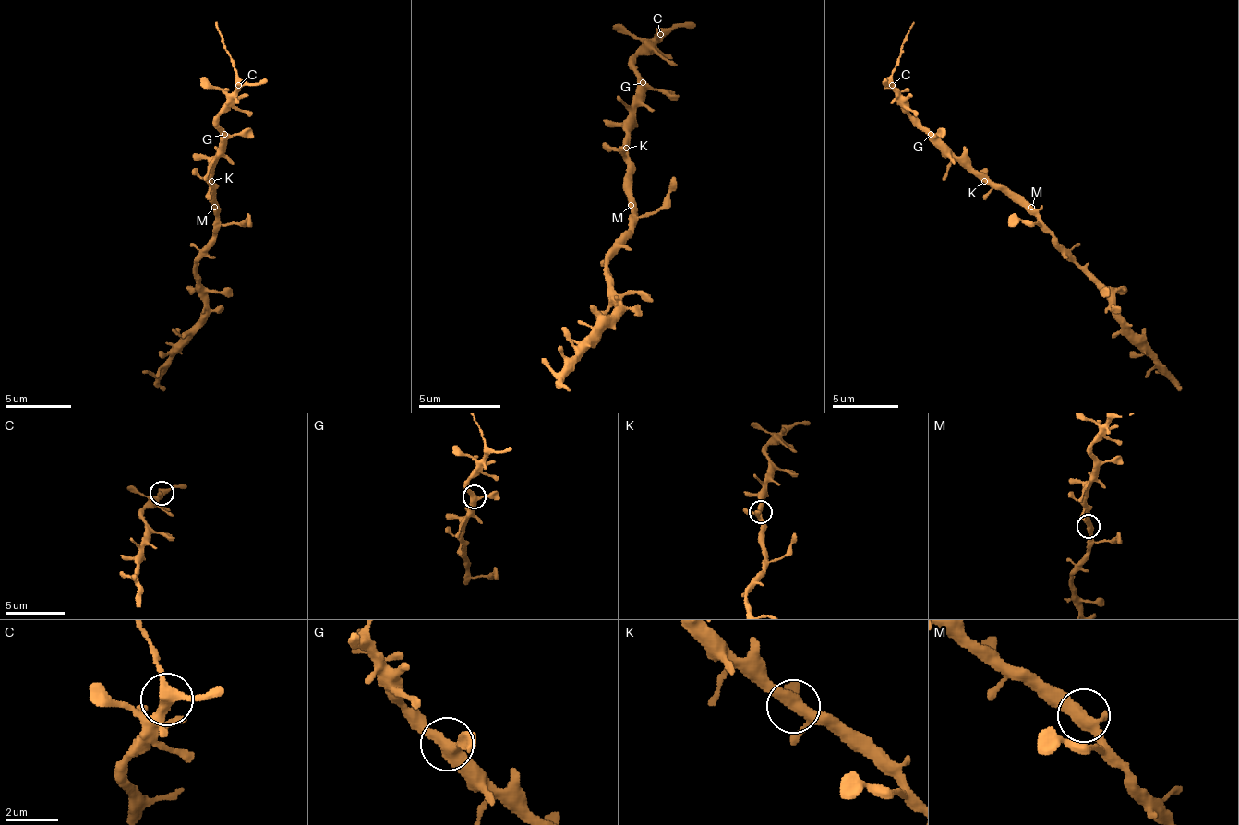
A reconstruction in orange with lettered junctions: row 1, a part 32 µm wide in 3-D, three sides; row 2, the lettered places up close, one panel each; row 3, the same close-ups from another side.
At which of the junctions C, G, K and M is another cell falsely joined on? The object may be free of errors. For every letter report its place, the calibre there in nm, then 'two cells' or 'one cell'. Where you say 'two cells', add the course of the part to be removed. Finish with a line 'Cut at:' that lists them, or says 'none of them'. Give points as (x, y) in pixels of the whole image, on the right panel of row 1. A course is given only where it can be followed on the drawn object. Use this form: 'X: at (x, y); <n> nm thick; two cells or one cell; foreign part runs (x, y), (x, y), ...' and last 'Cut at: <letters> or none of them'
C: at (892, 85); 360 nm thick; one cell
G: at (931, 134); 360 nm thick; one cell
K: at (984, 181); 360 nm thick; one cell
M: at (1031, 207); 360 nm thick; one cell
Cut at: none of them

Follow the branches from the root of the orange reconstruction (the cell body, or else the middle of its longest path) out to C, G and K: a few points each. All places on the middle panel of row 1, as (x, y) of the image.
C: (631, 193), (626, 115), (639, 90), (639, 74), (634, 70), (634, 62), (659, 33)
G: (631, 193), (626, 115), (643, 82)
K: (631, 193), (631, 156), (626, 148)

